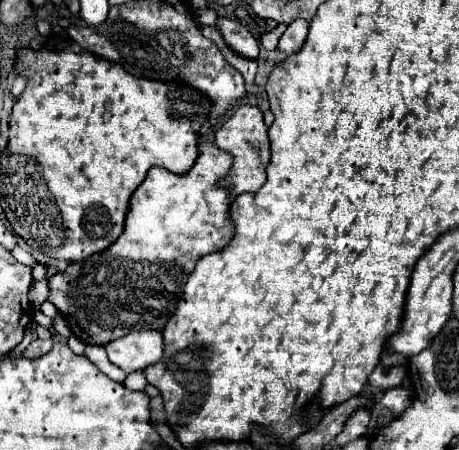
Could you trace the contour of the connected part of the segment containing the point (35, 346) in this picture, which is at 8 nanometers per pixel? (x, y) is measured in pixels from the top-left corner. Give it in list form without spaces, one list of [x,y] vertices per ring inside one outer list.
[[[36,339],[36,341],[32,341],[32,343],[26,347],[26,351],[24,351],[24,357],[28,357],[28,359],[42,357],[42,355],[46,355],[46,353],[52,349],[52,345],[54,345],[54,341],[52,341],[52,339],[48,339],[48,341]]]

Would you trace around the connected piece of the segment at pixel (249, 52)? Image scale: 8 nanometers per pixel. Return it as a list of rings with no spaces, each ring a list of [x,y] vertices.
[[[220,17],[216,27],[222,33],[222,37],[226,39],[226,43],[236,53],[240,53],[242,57],[248,57],[248,59],[258,57],[258,41],[254,39],[254,35],[248,31],[246,25],[232,21],[232,19],[226,19],[226,17]]]

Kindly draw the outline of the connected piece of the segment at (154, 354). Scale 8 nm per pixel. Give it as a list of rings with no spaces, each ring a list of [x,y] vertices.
[[[156,329],[130,331],[128,335],[104,345],[104,349],[114,365],[124,369],[126,373],[132,373],[162,359],[162,339],[162,331]]]

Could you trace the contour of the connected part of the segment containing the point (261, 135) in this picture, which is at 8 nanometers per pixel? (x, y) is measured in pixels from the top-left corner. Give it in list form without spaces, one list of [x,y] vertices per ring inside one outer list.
[[[252,105],[238,107],[238,111],[216,131],[214,143],[234,155],[232,169],[228,177],[222,181],[224,185],[232,185],[232,195],[240,195],[244,191],[254,193],[266,183],[266,165],[270,161],[270,141],[268,141],[268,127],[258,107],[252,107]]]

